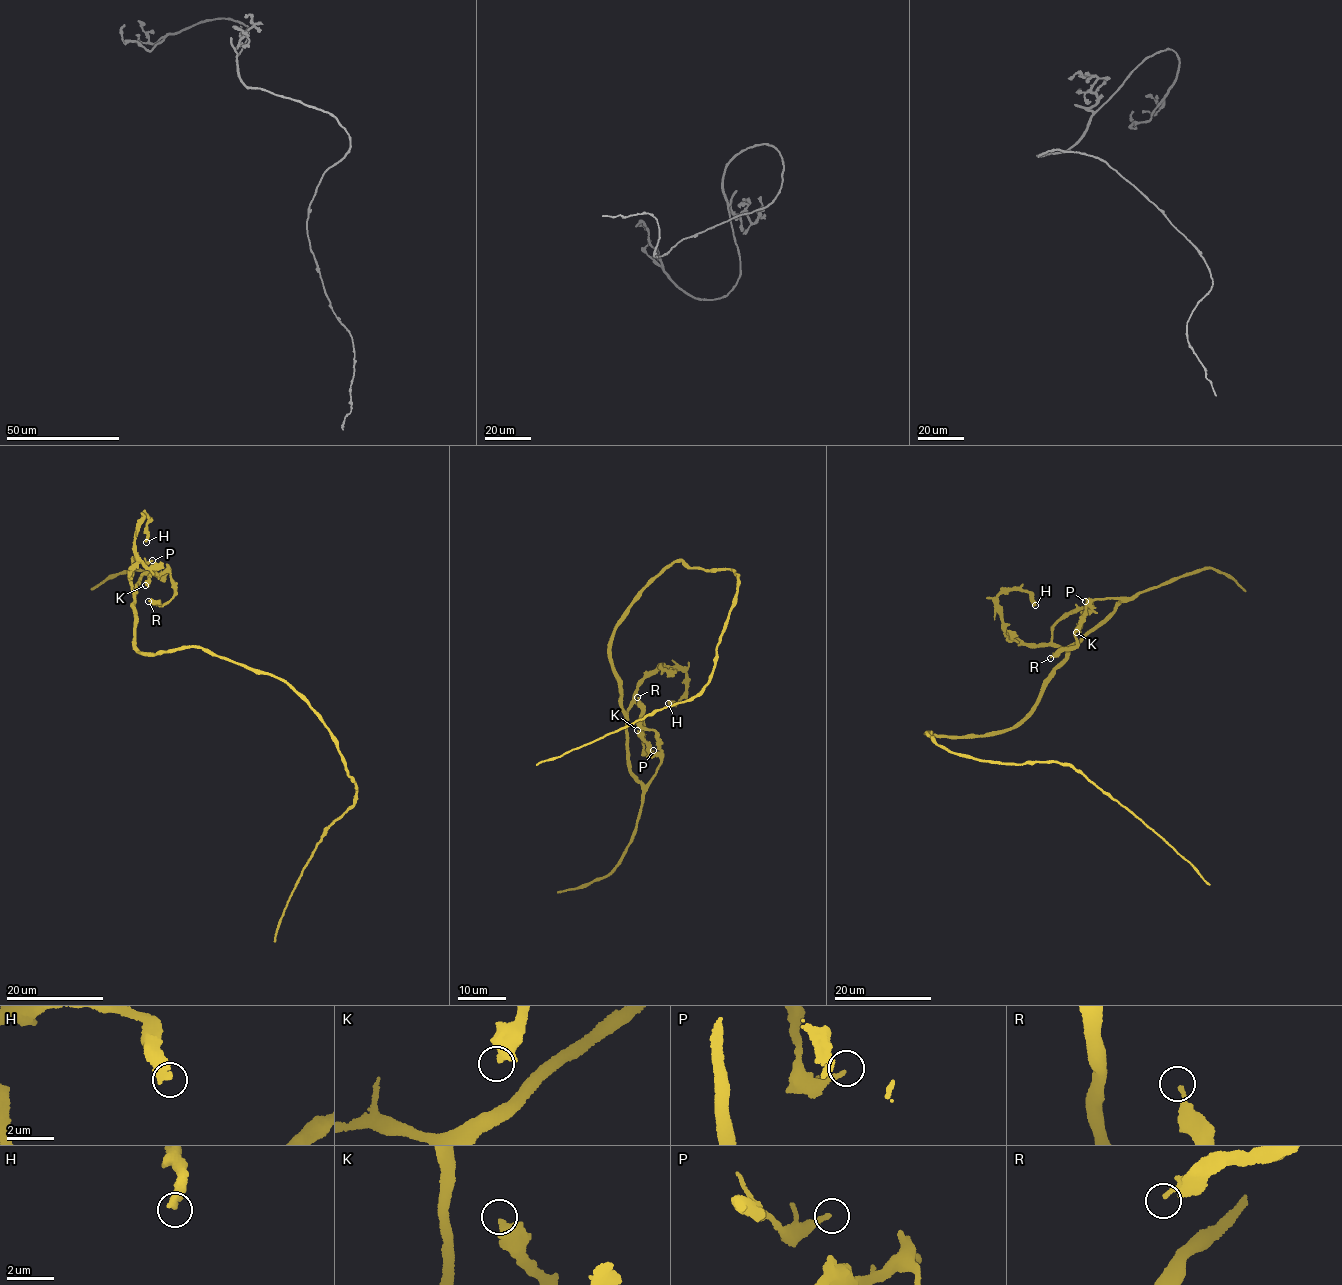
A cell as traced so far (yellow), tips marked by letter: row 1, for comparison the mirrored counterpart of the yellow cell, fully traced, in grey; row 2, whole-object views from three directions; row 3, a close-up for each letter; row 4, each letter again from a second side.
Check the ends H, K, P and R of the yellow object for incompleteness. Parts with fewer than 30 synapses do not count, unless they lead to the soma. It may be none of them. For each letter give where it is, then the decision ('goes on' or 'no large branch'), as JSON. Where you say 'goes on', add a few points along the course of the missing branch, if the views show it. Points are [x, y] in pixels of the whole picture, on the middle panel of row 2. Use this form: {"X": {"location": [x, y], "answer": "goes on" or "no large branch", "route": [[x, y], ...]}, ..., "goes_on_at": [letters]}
{"H": {"location": [668, 703], "answer": "no large branch"}, "K": {"location": [637, 730], "answer": "no large branch"}, "P": {"location": [653, 750], "answer": "no large branch"}, "R": {"location": [637, 697], "answer": "no large branch"}, "goes_on_at": []}

